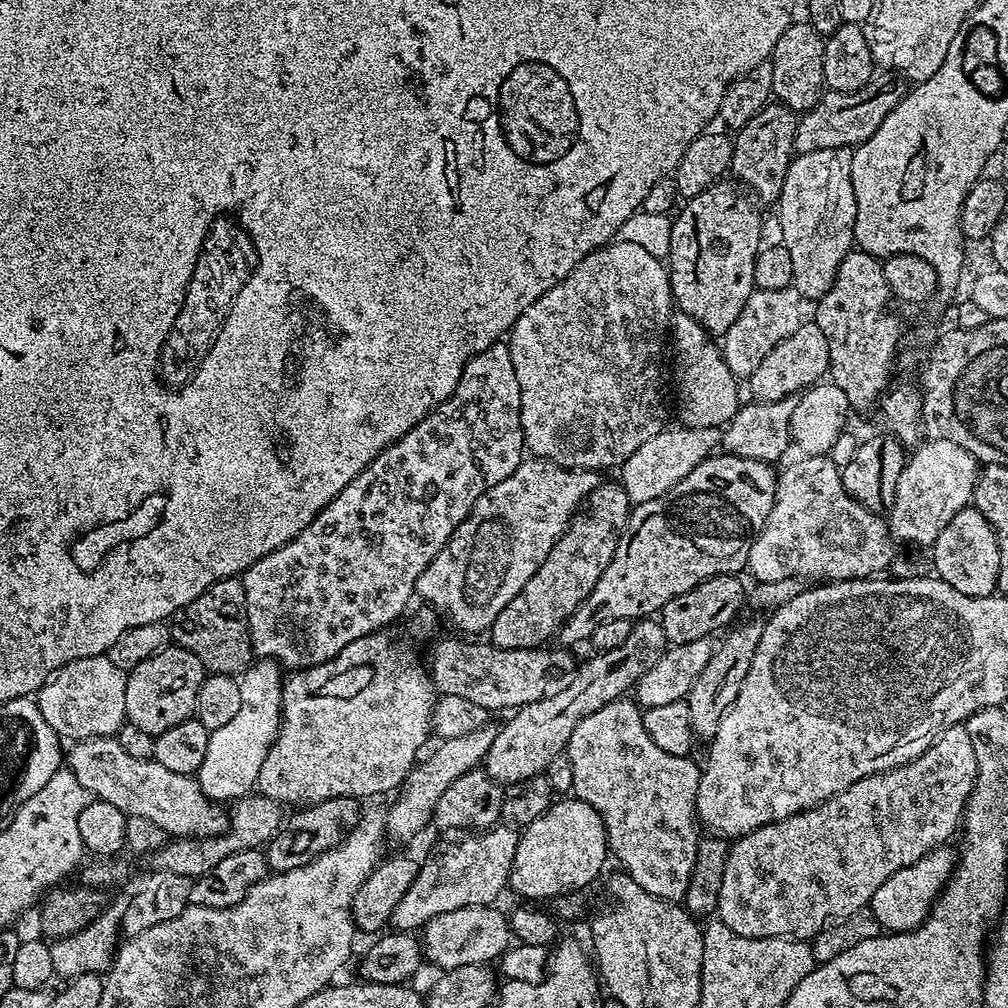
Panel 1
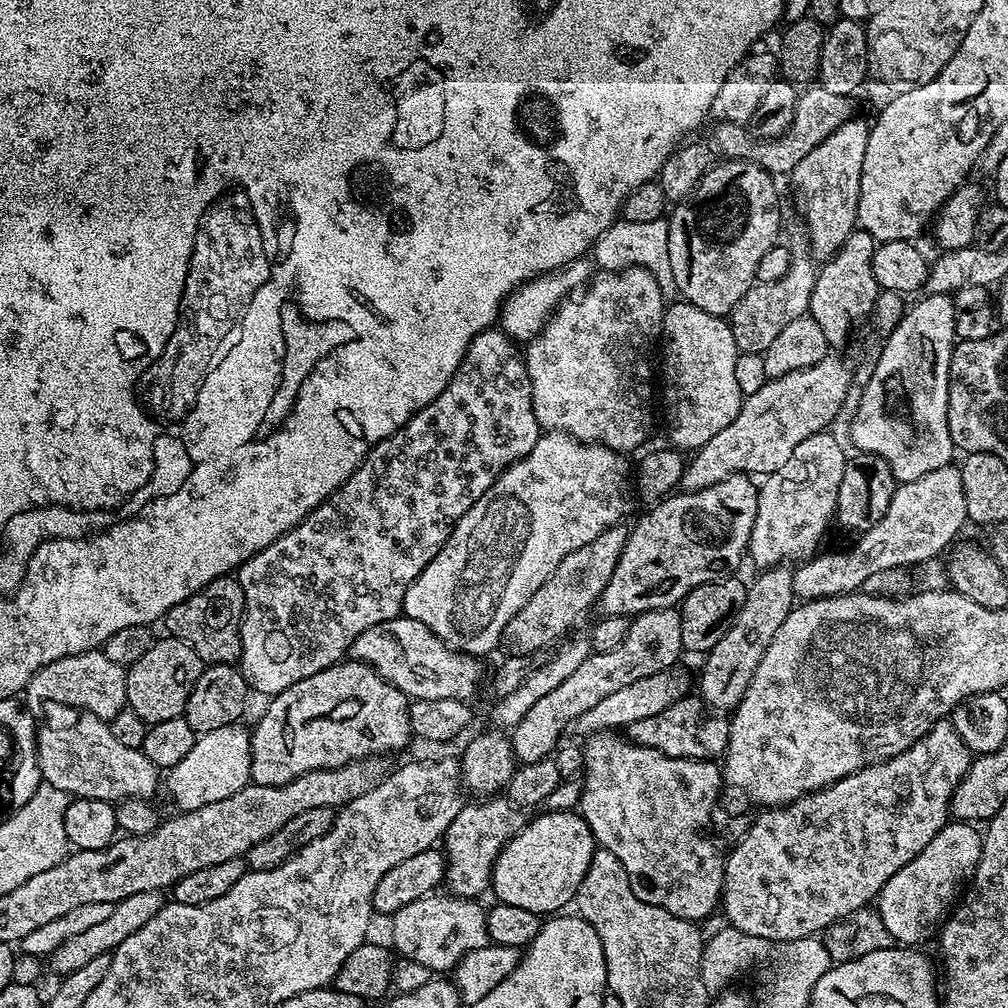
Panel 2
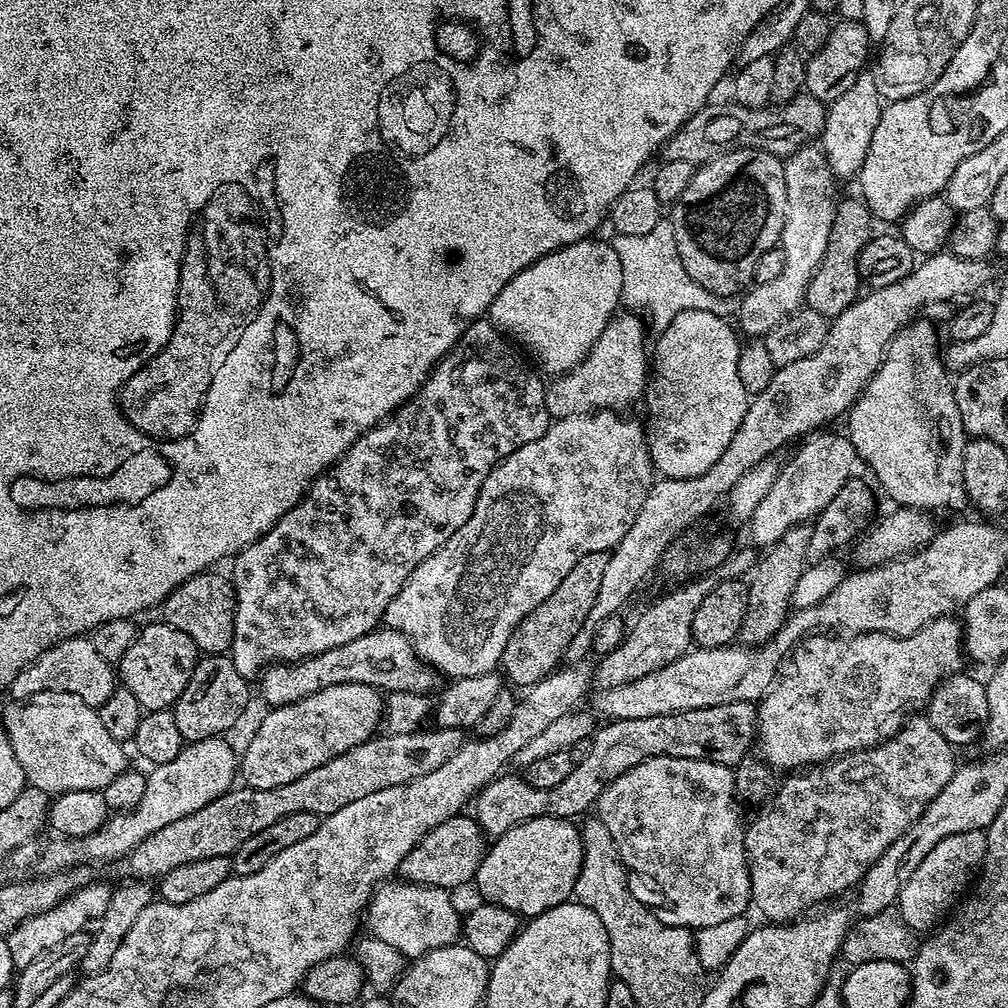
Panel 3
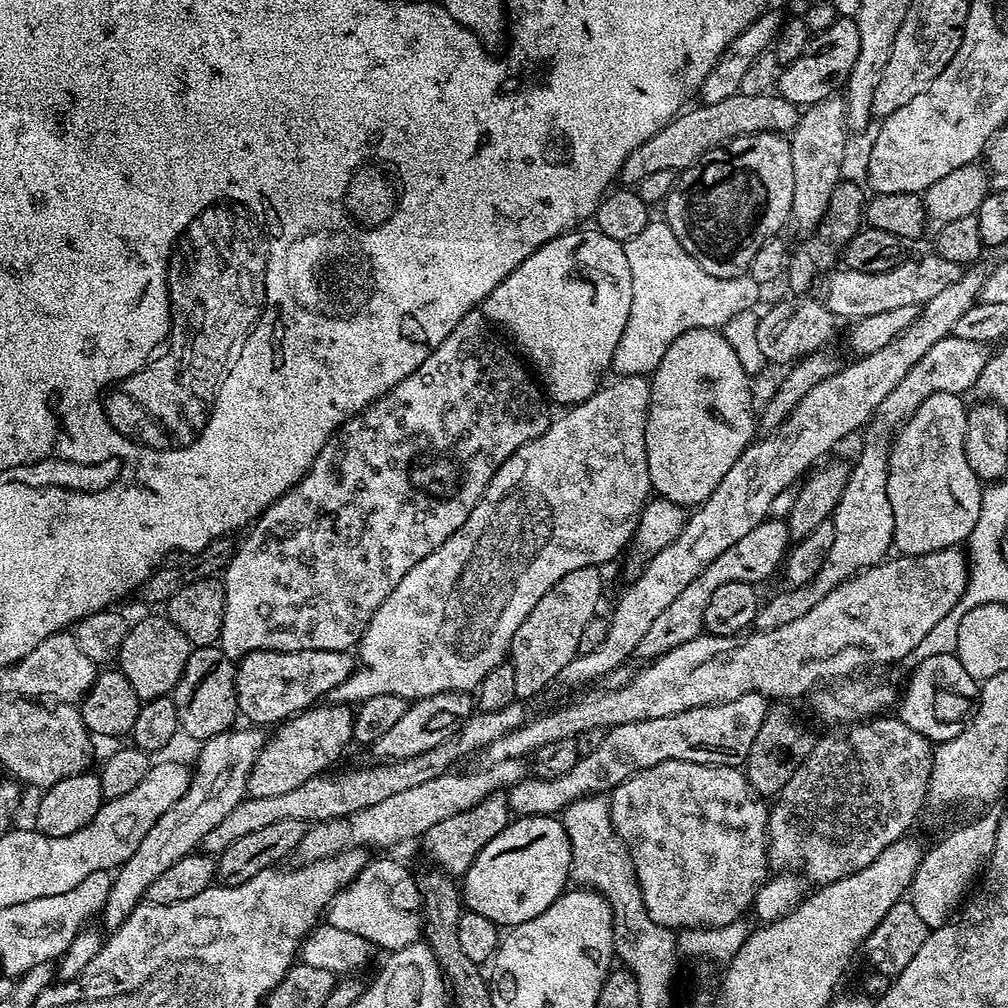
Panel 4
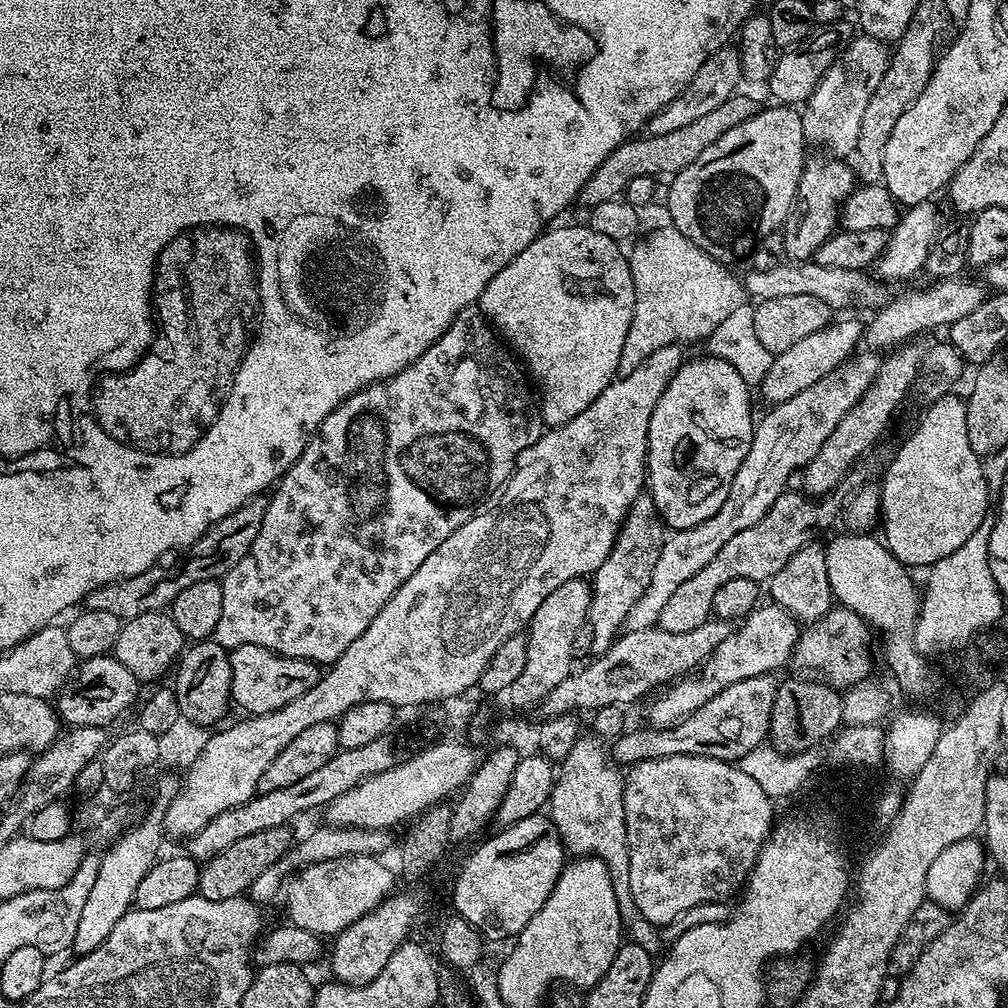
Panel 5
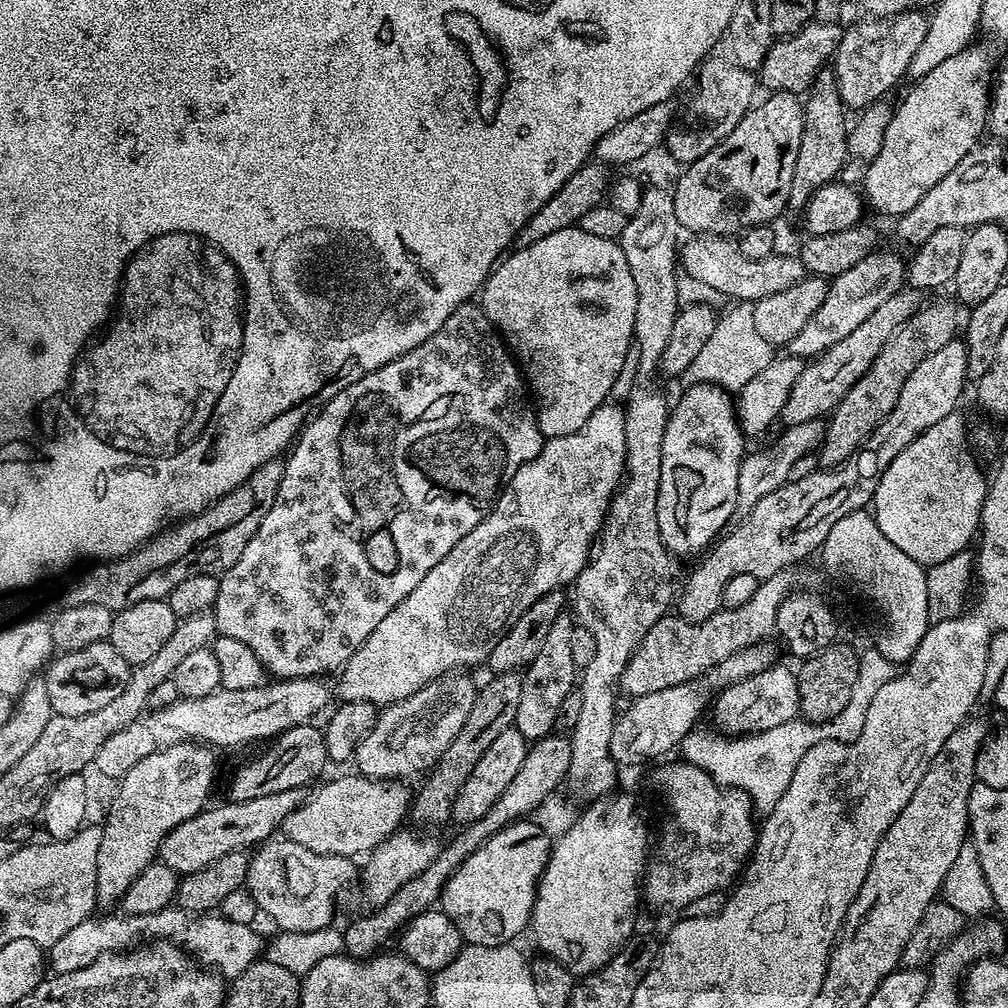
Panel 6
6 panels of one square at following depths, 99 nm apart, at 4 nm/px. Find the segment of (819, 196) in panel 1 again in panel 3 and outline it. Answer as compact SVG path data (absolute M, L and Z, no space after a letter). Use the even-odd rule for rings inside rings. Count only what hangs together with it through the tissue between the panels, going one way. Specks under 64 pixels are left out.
M872 70L860 72L854 86L850 86L850 90L842 94L842 98L833 100L827 105L822 147L828 156L833 177L855 177L859 173L866 158L866 150L870 150L870 138L874 138L874 129L878 127L878 118L884 110L885 105L878 90L876 73Z

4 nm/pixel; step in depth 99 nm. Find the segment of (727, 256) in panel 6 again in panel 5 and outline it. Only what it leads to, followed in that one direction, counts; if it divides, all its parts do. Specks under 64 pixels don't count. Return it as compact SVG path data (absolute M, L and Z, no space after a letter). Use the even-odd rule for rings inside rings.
M815 259L788 260L770 270L758 270L752 268L742 276L744 288L749 297L757 301L770 298L791 298L793 294L810 294L814 298L822 298L826 306L833 310L840 308L872 308L879 309L888 303L890 293L885 285L875 275L867 271L858 270L834 270L834 266L822 266Z

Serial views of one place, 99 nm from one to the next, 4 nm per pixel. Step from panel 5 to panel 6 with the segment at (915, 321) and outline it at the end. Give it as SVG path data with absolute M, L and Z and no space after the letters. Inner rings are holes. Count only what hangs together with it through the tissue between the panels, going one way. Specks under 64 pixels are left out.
M901 290L896 292L870 318L866 318L847 338L842 338L842 342L834 342L830 350L826 350L820 356L809 359L804 365L804 369L798 375L793 388L786 398L786 404L782 406L779 419L785 425L801 424L810 420L820 420L827 417L838 406L838 402L870 370L874 358L890 342L890 338L901 328L904 323L912 317L915 312L922 307L921 293L916 290Z

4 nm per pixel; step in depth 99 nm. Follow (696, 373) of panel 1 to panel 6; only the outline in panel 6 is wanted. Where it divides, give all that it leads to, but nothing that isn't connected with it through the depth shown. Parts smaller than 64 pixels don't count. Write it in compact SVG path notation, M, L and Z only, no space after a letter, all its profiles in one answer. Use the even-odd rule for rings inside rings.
M695 383L683 390L685 392L681 394L680 401L671 405L666 434L662 438L662 470L656 509L660 537L669 553L673 557L695 557L703 553L729 527L728 519L737 515L738 470L746 455L746 436L740 429L733 397L725 389L714 384Z

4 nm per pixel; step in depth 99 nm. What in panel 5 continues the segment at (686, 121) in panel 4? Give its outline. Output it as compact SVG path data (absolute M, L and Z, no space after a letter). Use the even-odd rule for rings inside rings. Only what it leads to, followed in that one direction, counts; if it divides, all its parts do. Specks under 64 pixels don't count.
M737 94L731 96L726 102L722 102L722 106L710 110L710 114L705 114L702 118L697 118L695 122L690 122L678 130L670 130L670 134L657 136L644 134L639 138L625 140L604 159L602 166L598 166L594 174L590 174L590 178L580 191L579 203L584 203L585 209L590 210L598 206L598 202L623 197L626 186L630 186L630 178L643 176L661 178L660 176L667 177L669 174L680 172L686 166L693 164L702 154L702 150L706 150L706 146L714 146L714 142L718 142L718 138L726 134L726 130L746 122L746 118L750 118L757 110L758 104L755 104L750 97Z

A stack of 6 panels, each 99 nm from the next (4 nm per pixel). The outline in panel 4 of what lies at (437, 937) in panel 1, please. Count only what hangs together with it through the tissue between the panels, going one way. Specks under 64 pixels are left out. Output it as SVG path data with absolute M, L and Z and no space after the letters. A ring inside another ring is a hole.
M369 859L364 869L332 899L326 920L338 926L338 930L366 938L377 949L385 948L388 954L417 943L422 936L424 918L416 876L408 873L407 866L396 860Z

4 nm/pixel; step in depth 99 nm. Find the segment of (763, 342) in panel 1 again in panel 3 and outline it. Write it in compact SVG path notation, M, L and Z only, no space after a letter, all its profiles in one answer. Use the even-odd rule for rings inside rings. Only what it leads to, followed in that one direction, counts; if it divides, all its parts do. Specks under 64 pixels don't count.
M815 143L804 145L792 156L784 160L786 174L786 222L782 226L782 234L778 247L786 254L786 262L778 278L771 282L753 283L743 293L738 304L739 329L745 337L768 335L778 322L782 322L790 314L794 314L805 303L812 275L822 262L822 254L826 254L826 242L830 242L830 226L834 226L834 214L837 201L832 200L836 188L832 168L828 164L828 156L823 147Z

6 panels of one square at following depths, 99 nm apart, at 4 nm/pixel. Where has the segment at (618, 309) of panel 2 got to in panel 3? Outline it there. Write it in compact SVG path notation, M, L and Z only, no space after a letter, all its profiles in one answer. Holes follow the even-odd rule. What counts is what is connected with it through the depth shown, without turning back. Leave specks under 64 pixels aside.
M632 312L614 316L603 328L598 341L582 363L557 376L545 387L544 397L549 417L580 416L583 412L628 410L643 397L650 375L650 358L646 350L646 330L643 319Z

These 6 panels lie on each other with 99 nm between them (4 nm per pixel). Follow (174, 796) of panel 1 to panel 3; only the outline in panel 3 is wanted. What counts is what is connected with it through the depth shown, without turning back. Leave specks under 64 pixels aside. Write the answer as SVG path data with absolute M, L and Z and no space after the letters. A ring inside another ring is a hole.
M36 692L23 702L8 702L2 726L14 750L14 758L18 758L18 766L22 766L25 781L49 794L99 792L129 767L125 745L110 738L106 726L102 726L99 711L82 702L78 694Z

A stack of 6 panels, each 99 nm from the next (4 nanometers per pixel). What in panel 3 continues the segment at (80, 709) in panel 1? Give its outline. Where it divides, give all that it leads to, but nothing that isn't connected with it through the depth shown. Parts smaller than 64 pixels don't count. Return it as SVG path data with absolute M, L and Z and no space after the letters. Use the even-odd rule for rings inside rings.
M87 635L66 638L50 650L46 650L36 659L33 664L28 665L23 672L14 678L10 689L13 701L23 702L36 692L65 692L66 694L78 694L82 702L93 706L99 706L110 698L112 691L118 686L118 676L113 665L101 658L98 650L94 650L94 642Z

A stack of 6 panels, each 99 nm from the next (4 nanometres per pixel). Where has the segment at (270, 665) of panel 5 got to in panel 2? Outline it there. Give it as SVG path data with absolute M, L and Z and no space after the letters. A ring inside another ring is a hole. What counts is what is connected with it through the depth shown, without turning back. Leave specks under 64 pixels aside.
M403 614L362 630L354 638L350 656L372 667L386 682L402 690L409 701L454 698L468 702L486 680L485 661L481 657L448 648L425 624Z

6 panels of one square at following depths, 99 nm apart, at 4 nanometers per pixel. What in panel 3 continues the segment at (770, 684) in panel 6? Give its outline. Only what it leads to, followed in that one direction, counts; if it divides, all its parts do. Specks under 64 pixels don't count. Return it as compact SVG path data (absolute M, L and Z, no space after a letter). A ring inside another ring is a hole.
M730 702L722 706L706 706L702 710L686 710L678 714L662 714L650 718L626 718L601 723L592 733L590 755L583 762L573 764L566 779L558 786L538 788L530 786L523 775L501 774L481 789L474 800L474 819L480 823L485 837L506 834L519 824L539 816L553 816L563 820L583 817L584 811L595 805L602 790L614 778L626 774L634 766L650 758L694 758L735 766L749 755L756 739L756 709L752 702Z

